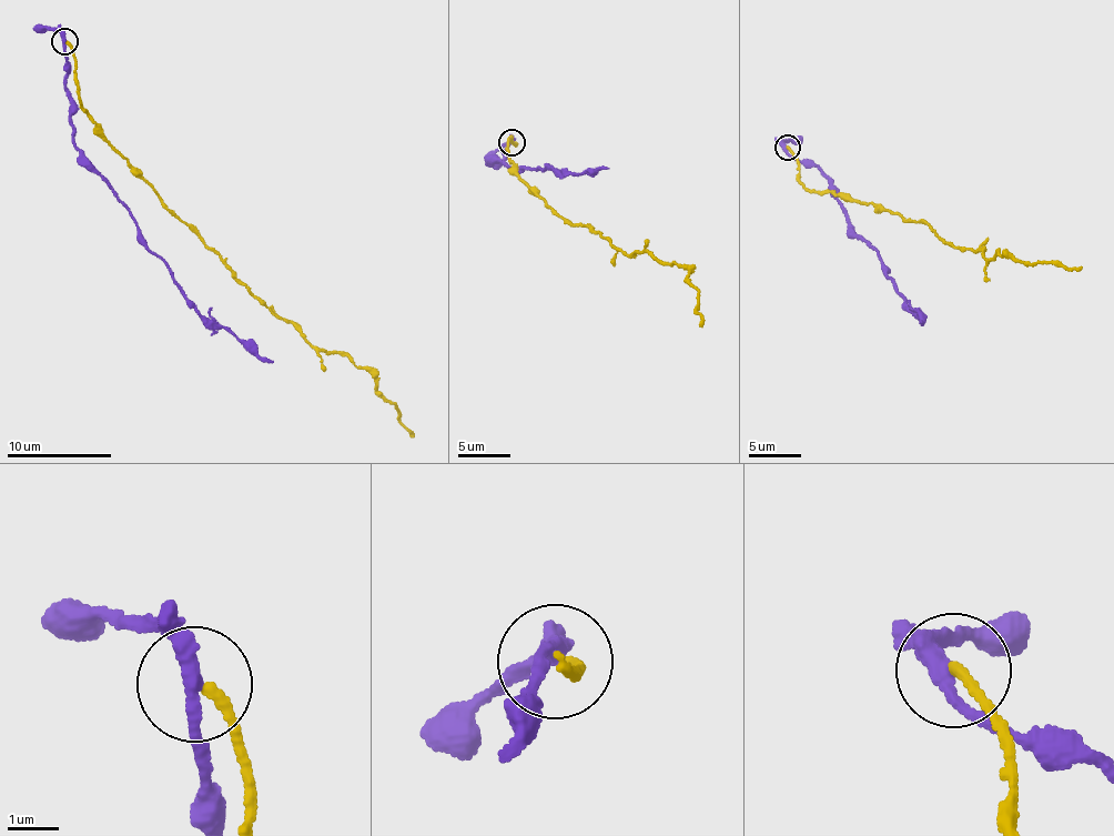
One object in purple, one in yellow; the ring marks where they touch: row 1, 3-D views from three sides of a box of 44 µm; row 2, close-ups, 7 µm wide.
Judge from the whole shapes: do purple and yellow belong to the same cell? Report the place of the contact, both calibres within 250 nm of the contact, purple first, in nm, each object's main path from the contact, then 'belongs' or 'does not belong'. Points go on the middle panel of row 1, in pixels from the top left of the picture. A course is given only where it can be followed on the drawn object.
place (512, 142); calibres 280 and 200 nm; course purple (510, 141), (506, 159), (495, 163), (485, 161), (519, 171), (519, 165), (578, 174), (609, 168); course yellow (513, 141), (510, 137), (513, 173), (552, 211), (628, 255), (634, 250), (688, 269), (701, 328); does not belong

